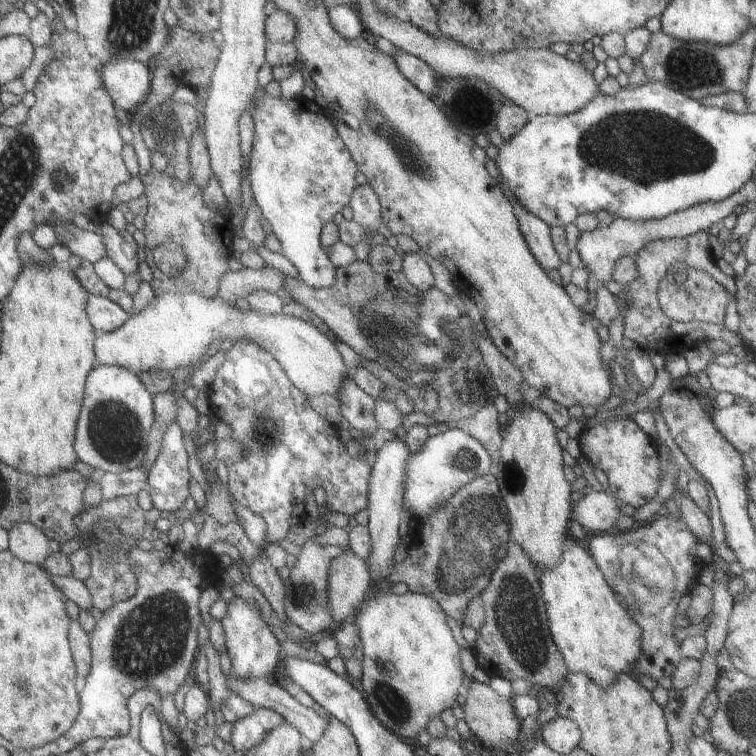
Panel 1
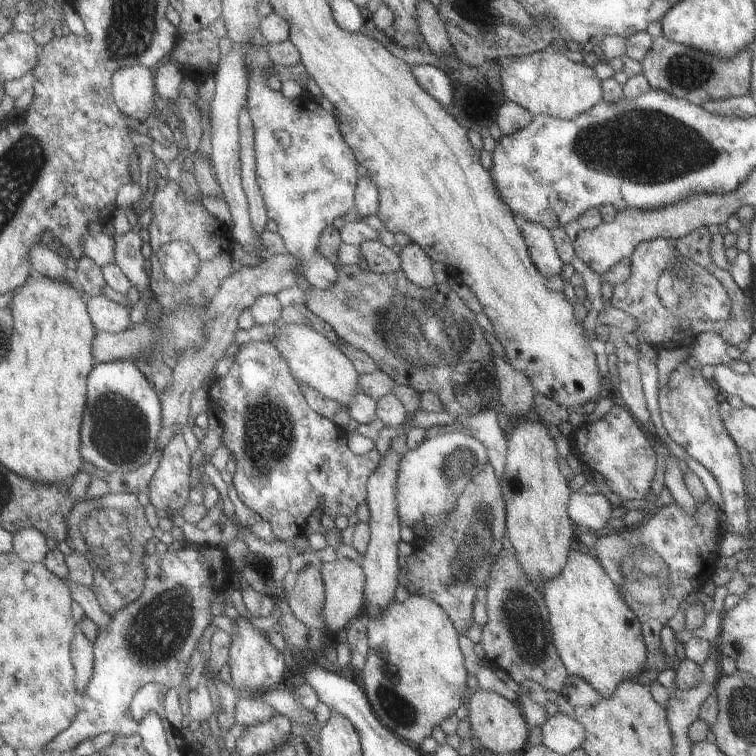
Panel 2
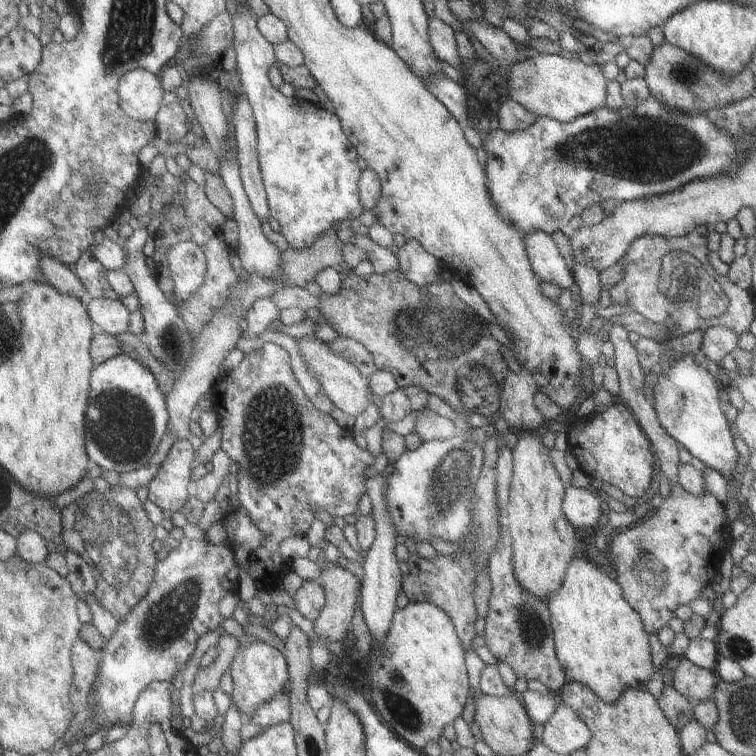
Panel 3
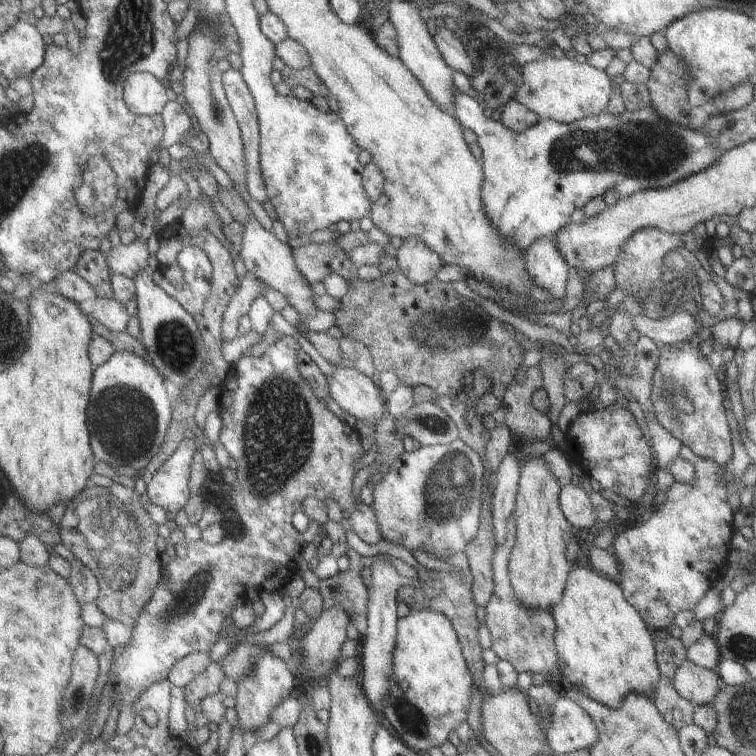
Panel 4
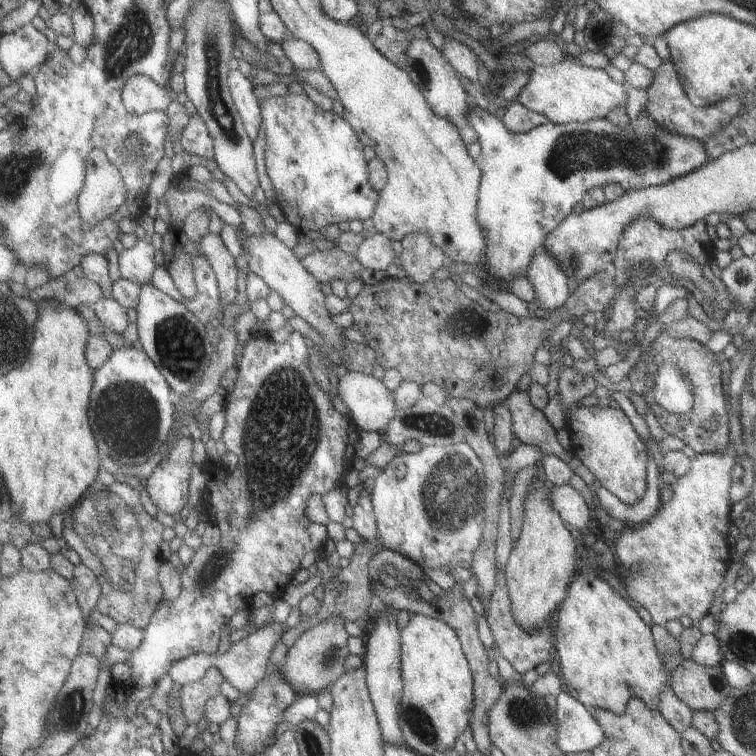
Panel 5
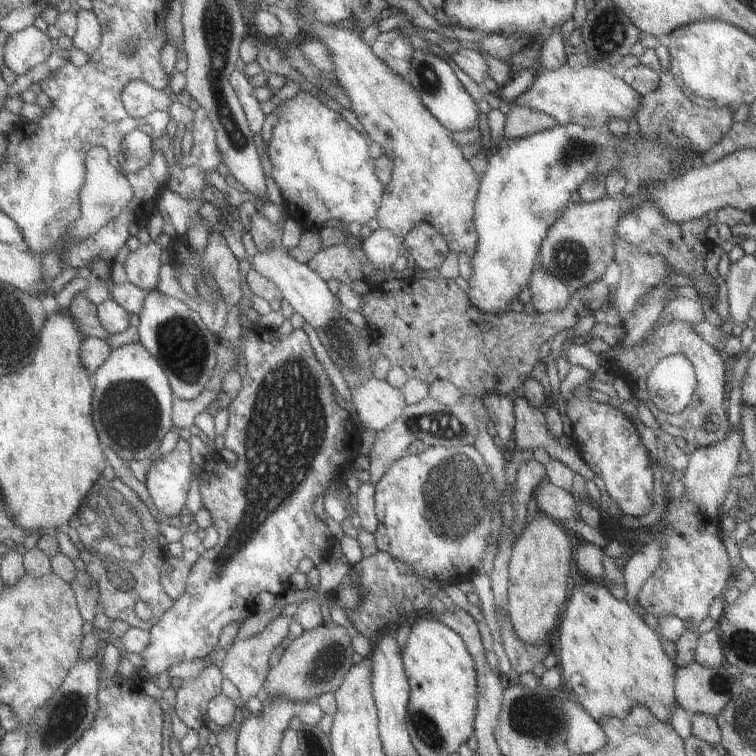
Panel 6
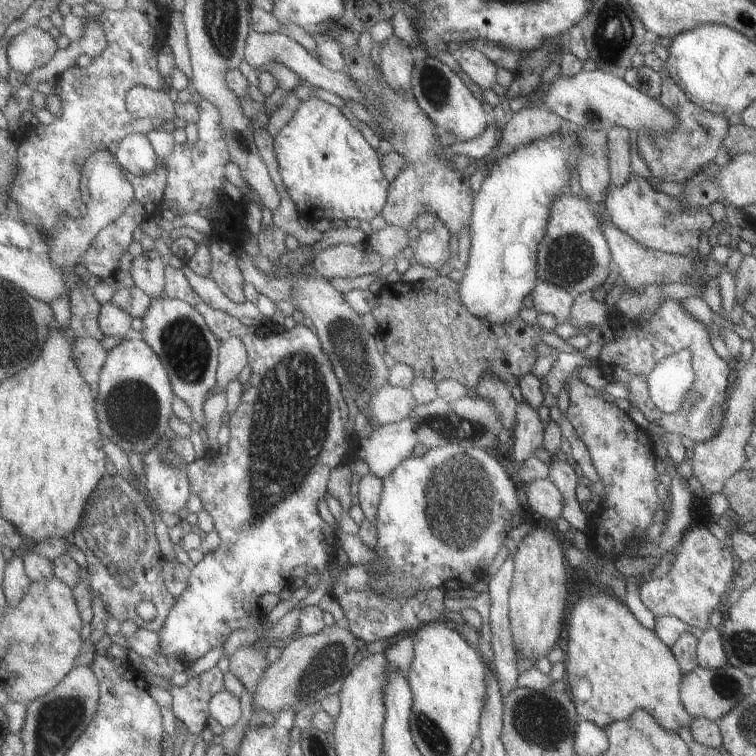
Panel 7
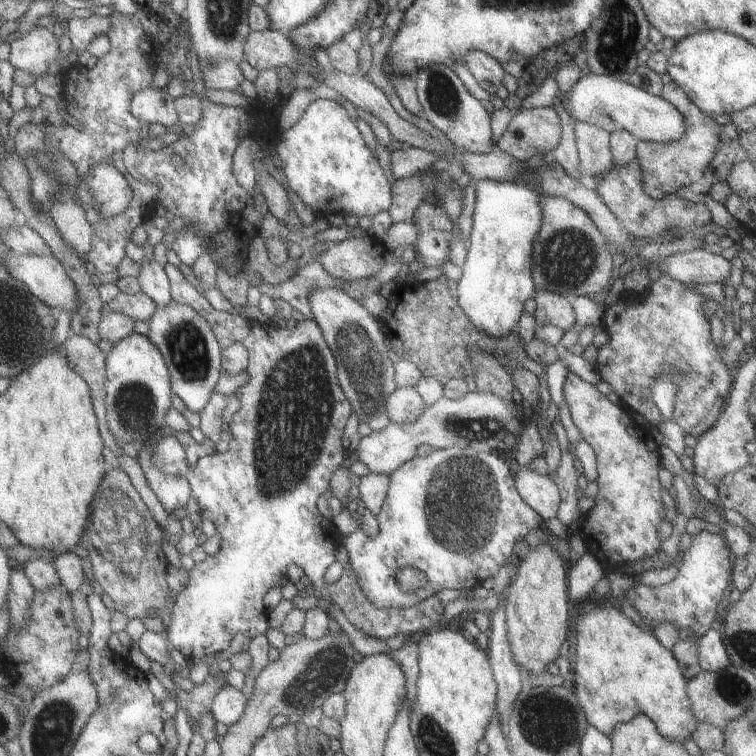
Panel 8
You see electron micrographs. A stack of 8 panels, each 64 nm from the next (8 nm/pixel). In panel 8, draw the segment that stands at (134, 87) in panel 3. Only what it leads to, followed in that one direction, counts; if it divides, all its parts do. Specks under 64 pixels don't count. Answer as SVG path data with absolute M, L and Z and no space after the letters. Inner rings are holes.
M148 87L138 91L131 100L130 112L149 124L160 123L167 127L180 119L175 99L167 94L165 88Z

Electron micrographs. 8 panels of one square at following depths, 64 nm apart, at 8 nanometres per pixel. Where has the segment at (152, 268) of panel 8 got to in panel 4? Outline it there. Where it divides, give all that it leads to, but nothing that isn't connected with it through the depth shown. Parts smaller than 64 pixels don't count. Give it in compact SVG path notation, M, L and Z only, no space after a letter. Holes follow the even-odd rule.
M137 238L132 243L125 246L119 243L113 246L111 254L104 254L107 264L112 272L119 273L134 279L141 270L149 269L149 250L147 242Z

